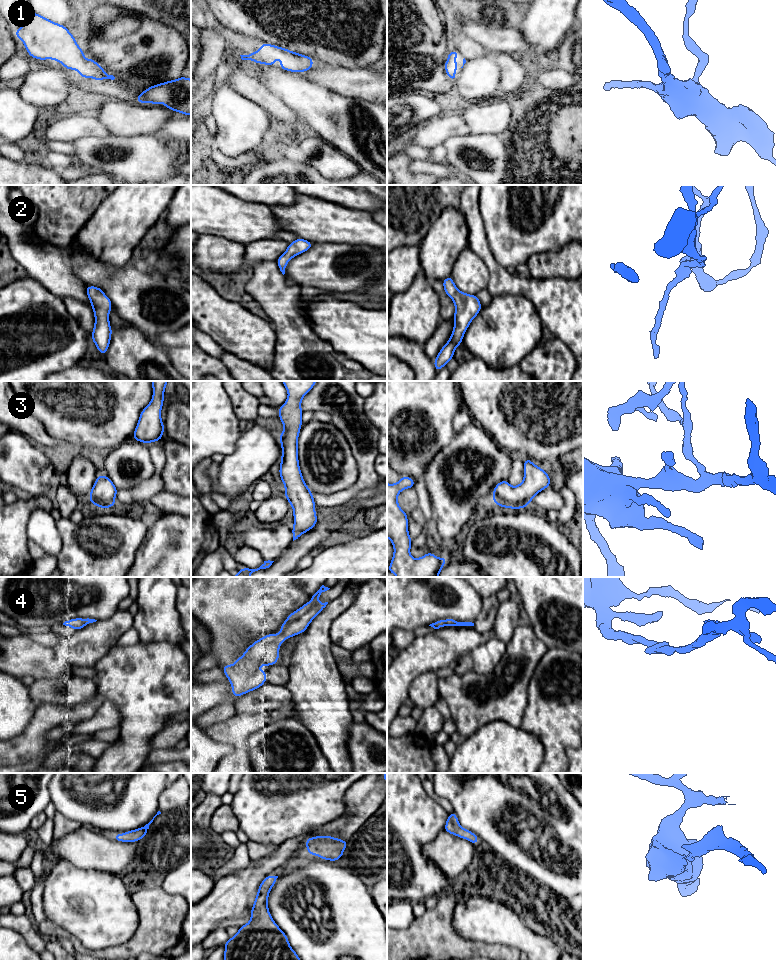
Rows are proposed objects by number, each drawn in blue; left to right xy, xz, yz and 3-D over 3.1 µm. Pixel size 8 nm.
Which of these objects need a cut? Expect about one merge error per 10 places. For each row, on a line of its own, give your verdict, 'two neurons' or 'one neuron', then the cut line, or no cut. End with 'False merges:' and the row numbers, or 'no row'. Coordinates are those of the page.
1: one neuron; no cut
2: one neuron; no cut
3: one neuron; no cut
4: one neuron; no cut
5: one neuron; no cut
False merges: no row

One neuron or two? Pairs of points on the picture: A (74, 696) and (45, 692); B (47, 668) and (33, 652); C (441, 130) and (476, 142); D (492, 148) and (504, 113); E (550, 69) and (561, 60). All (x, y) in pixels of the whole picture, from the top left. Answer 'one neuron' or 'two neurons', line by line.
A: one neuron
B: one neuron
C: two neurons
D: two neurons
E: two neurons

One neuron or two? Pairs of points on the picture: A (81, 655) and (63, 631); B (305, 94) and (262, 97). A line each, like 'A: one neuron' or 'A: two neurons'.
A: two neurons
B: two neurons

